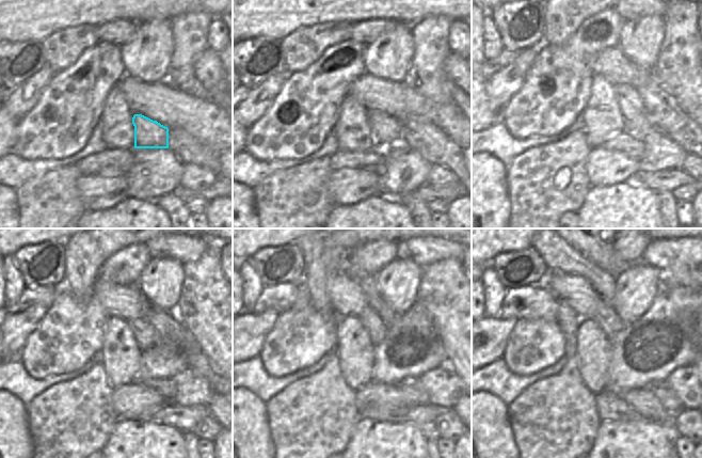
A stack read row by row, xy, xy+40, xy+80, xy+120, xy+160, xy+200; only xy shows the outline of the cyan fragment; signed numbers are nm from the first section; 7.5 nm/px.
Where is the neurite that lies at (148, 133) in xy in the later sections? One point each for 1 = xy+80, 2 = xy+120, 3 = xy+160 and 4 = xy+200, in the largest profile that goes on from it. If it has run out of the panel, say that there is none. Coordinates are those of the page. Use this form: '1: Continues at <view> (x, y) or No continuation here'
1: Continues at xy+80 (629, 103)
2: Continues at xy+120 (145, 335)
3: Continues at xy+160 (370, 320)
4: Continues at xy+200 (605, 316).

